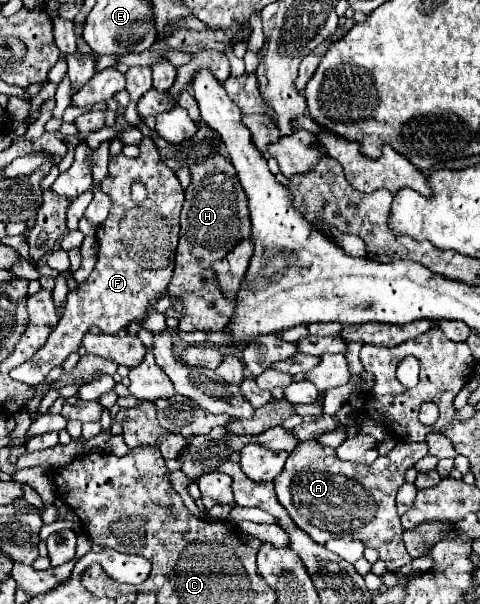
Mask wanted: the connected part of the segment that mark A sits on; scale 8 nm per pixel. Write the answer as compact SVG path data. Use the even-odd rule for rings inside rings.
M309 439L299 443L289 455L285 469L275 479L275 493L295 525L309 533L313 541L327 543L329 539L341 537L359 539L365 547L379 551L379 559L385 561L387 571L395 571L411 563L401 537L403 527L395 507L395 495L405 483L407 469L425 455L427 443L397 441L391 453L377 457L375 463L349 463L341 461L335 449Z

